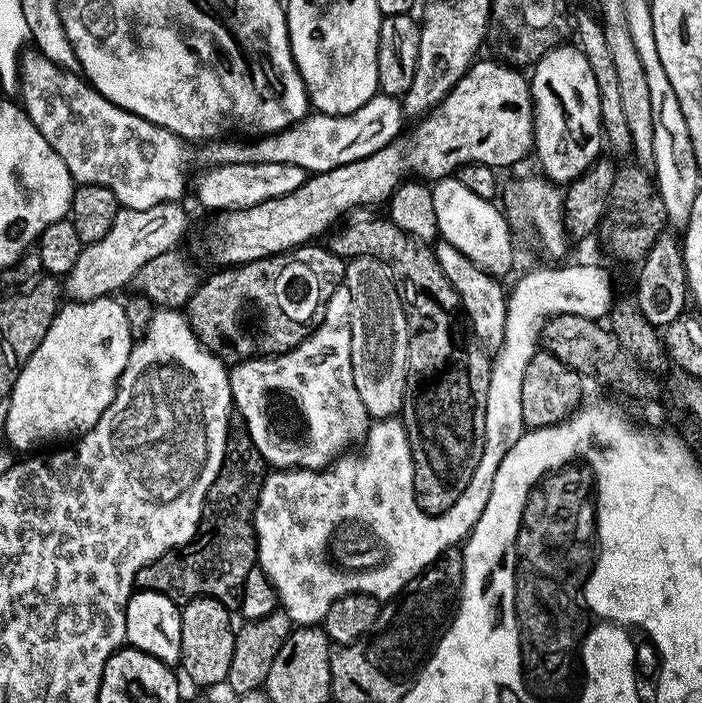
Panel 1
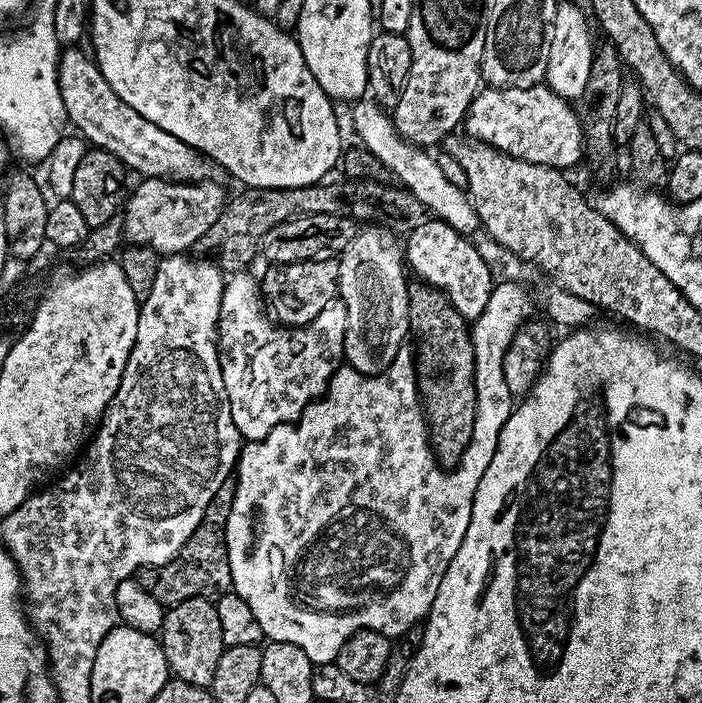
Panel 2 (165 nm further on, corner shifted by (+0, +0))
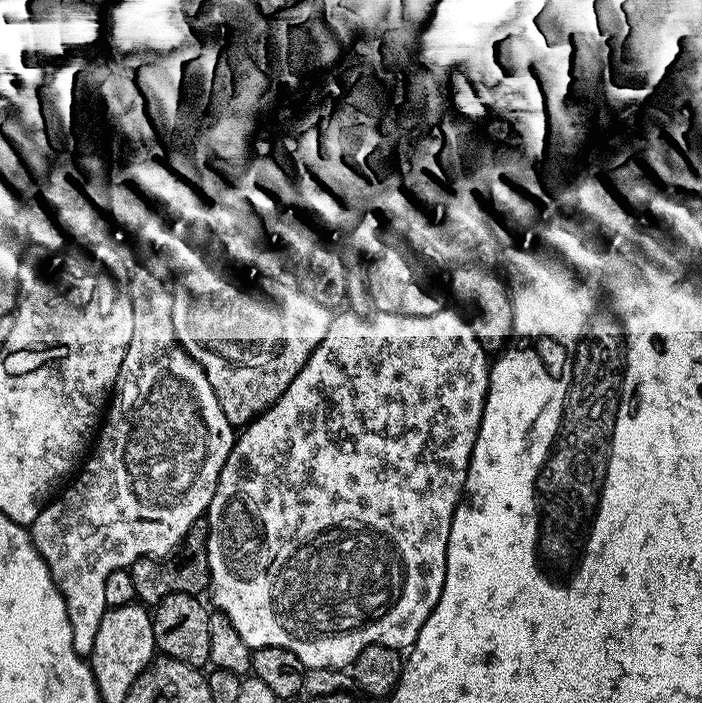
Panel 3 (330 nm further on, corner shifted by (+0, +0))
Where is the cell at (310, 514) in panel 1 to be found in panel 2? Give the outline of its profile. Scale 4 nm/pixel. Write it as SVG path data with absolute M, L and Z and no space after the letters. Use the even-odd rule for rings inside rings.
M497 283L490 294L490 302L486 302L486 310L482 310L477 320L471 321L470 331L476 371L474 430L472 441L466 446L454 470L445 470L437 464L436 455L432 453L432 443L428 440L428 427L424 421L424 411L420 409L420 395L416 389L414 352L408 346L400 348L394 362L390 362L390 366L376 376L367 376L347 366L337 368L336 373L330 378L327 392L305 406L296 421L291 424L280 424L274 430L270 430L266 438L249 440L241 447L240 459L237 460L234 469L234 491L228 509L224 541L230 562L232 591L246 598L246 604L250 606L250 610L254 610L254 616L258 618L258 624L262 626L265 637L269 641L290 642L306 650L306 658L310 658L313 666L331 664L335 661L338 650L342 650L345 642L359 628L374 630L389 638L397 638L396 636L402 635L403 632L410 631L416 623L419 625L432 611L438 586L454 554L458 554L458 546L462 546L462 538L466 538L466 526L470 526L478 482L482 482L482 474L486 474L486 466L490 466L490 458L494 458L498 450L498 438L502 434L502 426L506 426L506 418L510 418L514 407L514 398L510 390L506 390L504 358L514 334L533 315L532 300L528 297L528 292L529 289L523 284Z

